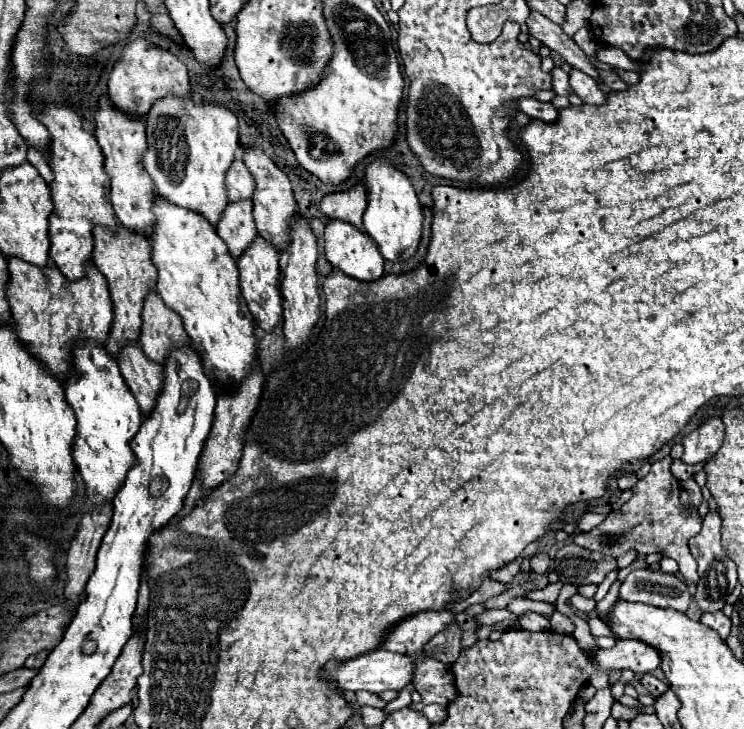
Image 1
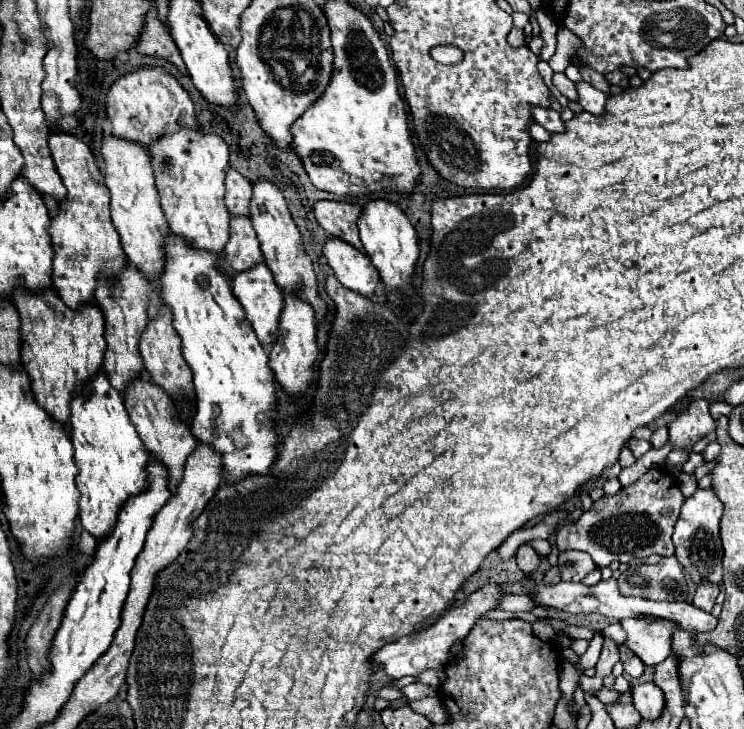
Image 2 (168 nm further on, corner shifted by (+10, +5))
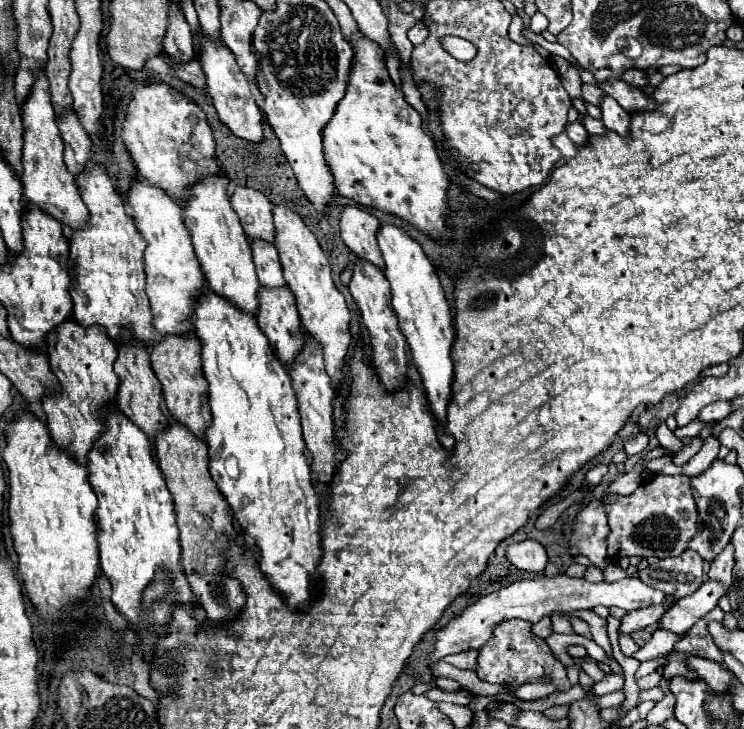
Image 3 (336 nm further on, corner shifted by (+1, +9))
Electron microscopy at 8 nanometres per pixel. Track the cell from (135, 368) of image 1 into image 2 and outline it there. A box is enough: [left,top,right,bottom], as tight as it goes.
[123,379,197,491]

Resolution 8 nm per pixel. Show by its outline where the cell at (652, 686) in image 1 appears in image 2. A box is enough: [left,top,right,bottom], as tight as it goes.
[623,655,645,677]

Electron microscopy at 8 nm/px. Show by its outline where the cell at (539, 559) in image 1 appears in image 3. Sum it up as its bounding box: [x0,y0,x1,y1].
[506,539,548,573]

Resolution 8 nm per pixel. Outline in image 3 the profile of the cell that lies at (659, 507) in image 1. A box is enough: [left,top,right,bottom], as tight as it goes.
[602,475,698,563]

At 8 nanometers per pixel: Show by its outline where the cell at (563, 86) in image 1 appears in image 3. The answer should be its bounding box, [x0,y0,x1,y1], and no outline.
[582,85,604,105]

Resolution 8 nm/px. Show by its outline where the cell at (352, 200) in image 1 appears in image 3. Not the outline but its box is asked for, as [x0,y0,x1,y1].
[340,207,384,269]

